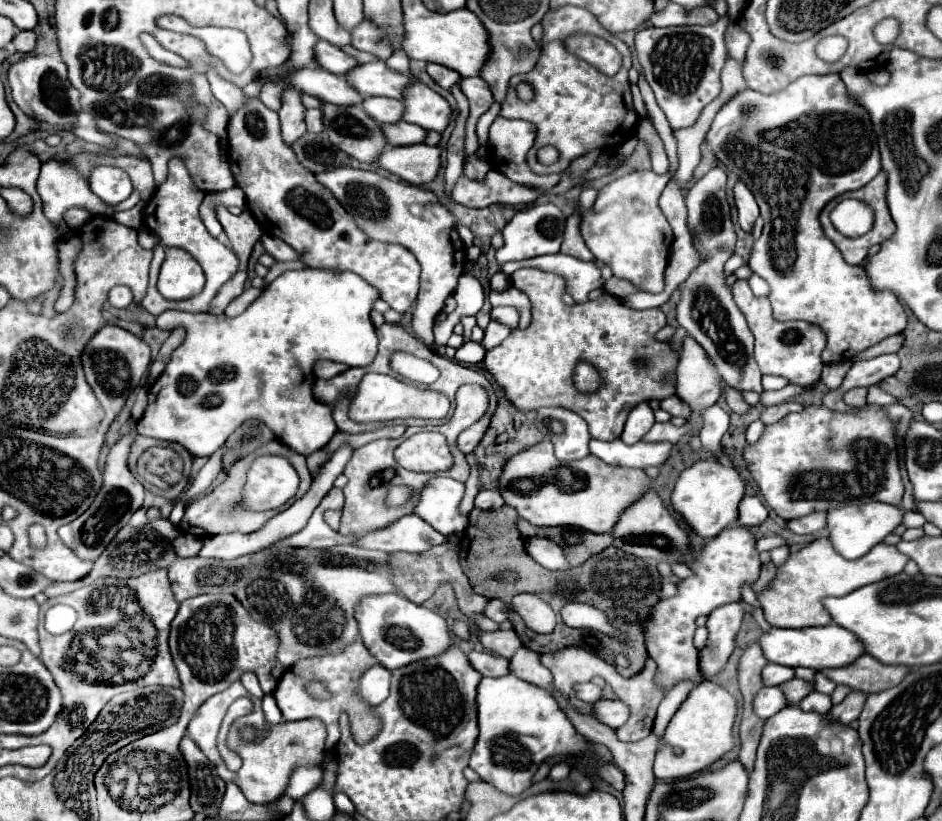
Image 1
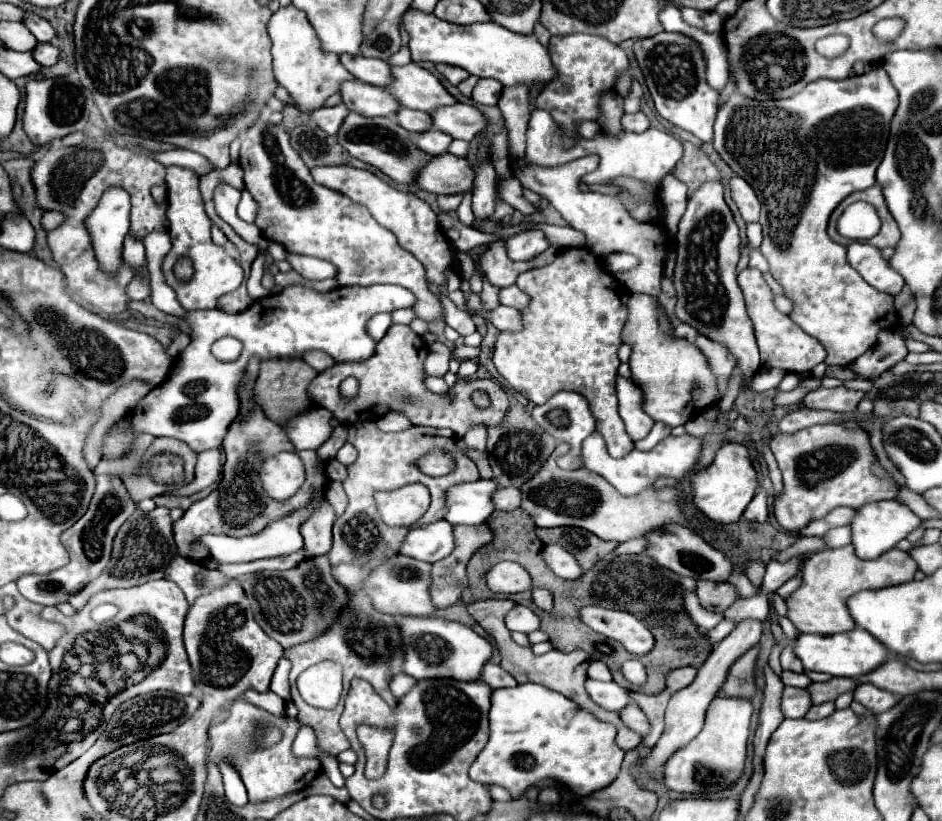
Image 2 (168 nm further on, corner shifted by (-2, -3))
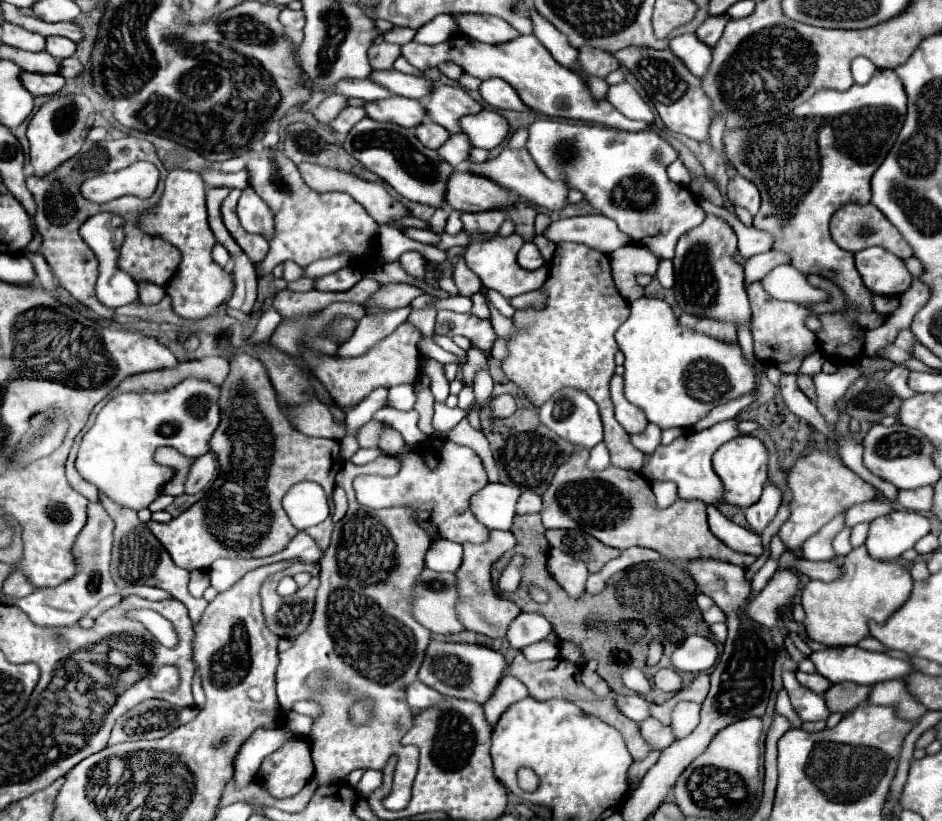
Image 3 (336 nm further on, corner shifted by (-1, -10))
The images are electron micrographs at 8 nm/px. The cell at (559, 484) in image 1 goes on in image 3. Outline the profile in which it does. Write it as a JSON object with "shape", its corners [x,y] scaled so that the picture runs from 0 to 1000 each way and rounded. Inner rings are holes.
{"shape":[[[611,547],[597,569],[592,569],[584,593],[575,603],[577,610],[577,622],[575,622],[575,637],[580,644],[618,644],[639,659],[641,664],[654,666],[654,669],[667,669],[667,666],[688,666],[696,669],[701,676],[709,681],[741,681],[741,678],[760,678],[775,683],[783,691],[796,691],[803,678],[794,674],[786,674],[769,664],[752,642],[752,627],[749,627],[749,613],[739,610],[739,608],[718,608],[709,620],[696,622],[694,618],[694,600],[690,588],[682,583],[679,576],[675,574],[665,574],[656,569],[648,569],[643,574],[622,574],[622,559],[624,559],[624,547]]]}

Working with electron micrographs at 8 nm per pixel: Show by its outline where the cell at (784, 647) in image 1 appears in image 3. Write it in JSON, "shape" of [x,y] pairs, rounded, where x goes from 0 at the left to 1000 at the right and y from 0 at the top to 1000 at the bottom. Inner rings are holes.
{"shape":[[[877,788],[870,793],[864,793],[860,798],[860,805],[864,808],[866,817],[881,827],[883,832],[894,832],[894,829],[904,829],[913,834],[928,834],[932,829],[945,829],[945,827],[959,826],[962,820],[968,817],[968,810],[964,810],[958,803],[949,803],[941,795],[928,795],[919,793],[915,788]]]}

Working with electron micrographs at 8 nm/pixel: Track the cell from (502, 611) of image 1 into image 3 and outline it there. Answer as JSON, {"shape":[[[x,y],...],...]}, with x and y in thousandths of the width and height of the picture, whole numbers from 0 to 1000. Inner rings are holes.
{"shape":[[[552,747],[539,766],[539,781],[546,790],[554,790],[556,786],[580,778],[584,771],[586,771],[586,761],[575,749]]]}

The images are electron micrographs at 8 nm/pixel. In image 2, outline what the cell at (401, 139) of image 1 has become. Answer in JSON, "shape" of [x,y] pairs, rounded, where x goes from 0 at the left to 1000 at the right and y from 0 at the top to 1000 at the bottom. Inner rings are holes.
{"shape":[[[455,158],[455,161],[449,161],[449,163],[443,163],[441,168],[441,175],[458,188],[458,190],[466,190],[466,188],[472,188],[477,175],[481,173],[479,166],[475,166],[472,161],[466,161],[466,158]]]}

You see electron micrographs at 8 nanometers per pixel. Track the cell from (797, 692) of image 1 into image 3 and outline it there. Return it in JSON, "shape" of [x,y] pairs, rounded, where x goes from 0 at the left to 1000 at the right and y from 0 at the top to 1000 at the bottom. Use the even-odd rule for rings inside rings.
{"shape":[[[890,832],[883,834],[877,844],[875,844],[875,854],[877,861],[885,868],[885,866],[894,866],[900,868],[904,864],[909,864],[911,859],[919,856],[924,844],[921,834],[911,834],[911,832]]]}

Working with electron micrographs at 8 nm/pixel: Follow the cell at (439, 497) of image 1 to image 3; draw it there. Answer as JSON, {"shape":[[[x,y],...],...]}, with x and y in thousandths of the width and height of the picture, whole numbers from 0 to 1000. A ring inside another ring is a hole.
{"shape":[[[518,588],[507,600],[501,603],[499,622],[518,644],[539,647],[544,632],[548,630],[550,603],[552,603],[552,593],[535,591],[535,588]]]}

